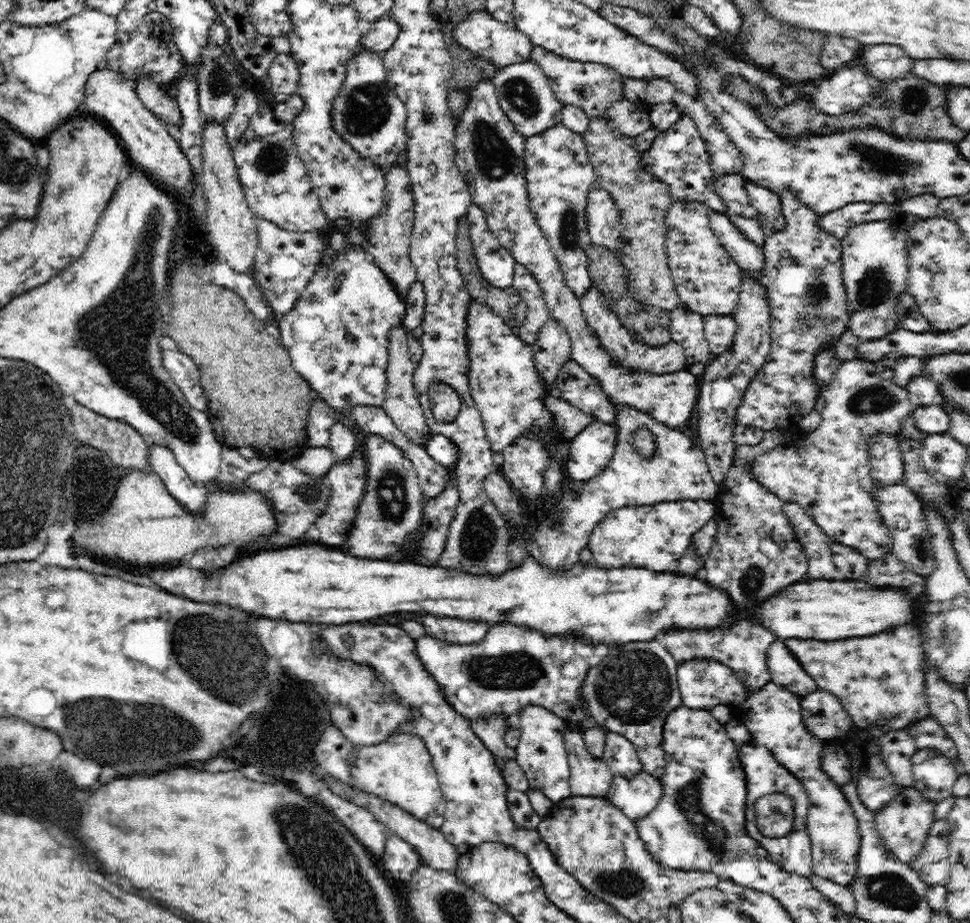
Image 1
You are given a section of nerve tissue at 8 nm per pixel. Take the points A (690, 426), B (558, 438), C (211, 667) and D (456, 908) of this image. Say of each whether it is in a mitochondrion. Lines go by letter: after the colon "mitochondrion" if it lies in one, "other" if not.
A: other
B: other
C: mitochondrion
D: mitochondrion

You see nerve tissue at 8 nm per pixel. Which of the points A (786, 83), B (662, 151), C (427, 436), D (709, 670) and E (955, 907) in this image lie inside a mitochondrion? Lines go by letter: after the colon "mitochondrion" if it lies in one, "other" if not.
A: other
B: other
C: other
D: other
E: other

